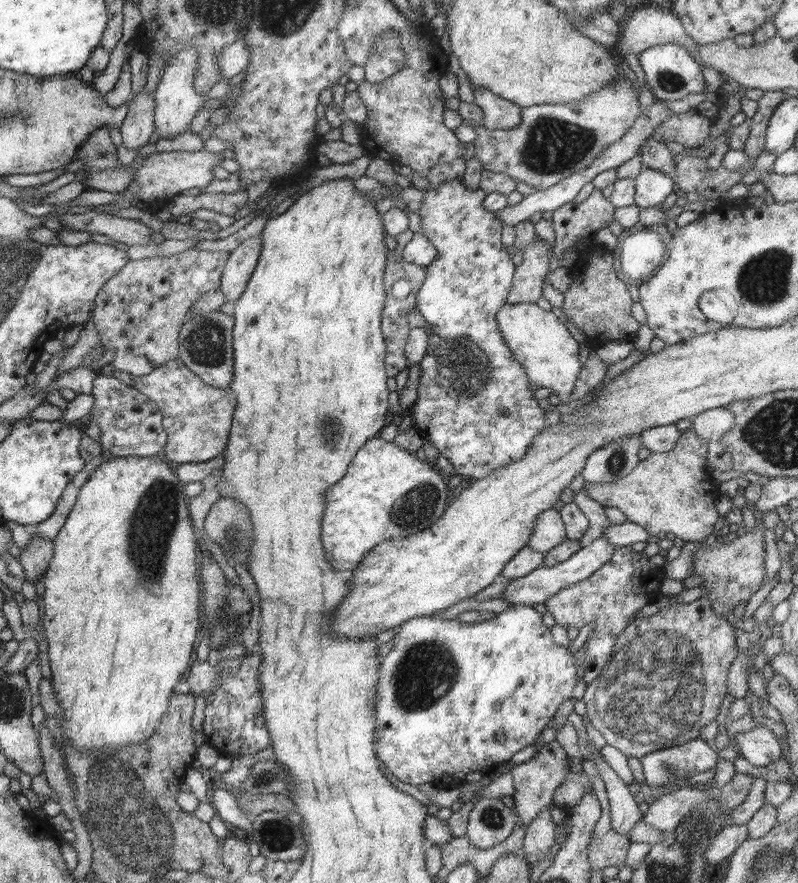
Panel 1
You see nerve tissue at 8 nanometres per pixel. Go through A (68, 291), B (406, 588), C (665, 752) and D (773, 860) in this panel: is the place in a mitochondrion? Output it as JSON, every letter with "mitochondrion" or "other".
{"A":"other","B":"other","C":"mitochondrion","D":"mitochondrion"}

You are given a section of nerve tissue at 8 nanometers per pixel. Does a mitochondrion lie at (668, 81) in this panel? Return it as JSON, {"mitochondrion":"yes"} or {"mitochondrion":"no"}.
{"mitochondrion":"yes"}

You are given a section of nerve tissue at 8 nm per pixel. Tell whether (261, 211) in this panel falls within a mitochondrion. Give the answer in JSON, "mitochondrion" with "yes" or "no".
{"mitochondrion":"no"}

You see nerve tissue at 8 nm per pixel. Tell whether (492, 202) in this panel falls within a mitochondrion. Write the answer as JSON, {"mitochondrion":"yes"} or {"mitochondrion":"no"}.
{"mitochondrion":"no"}

